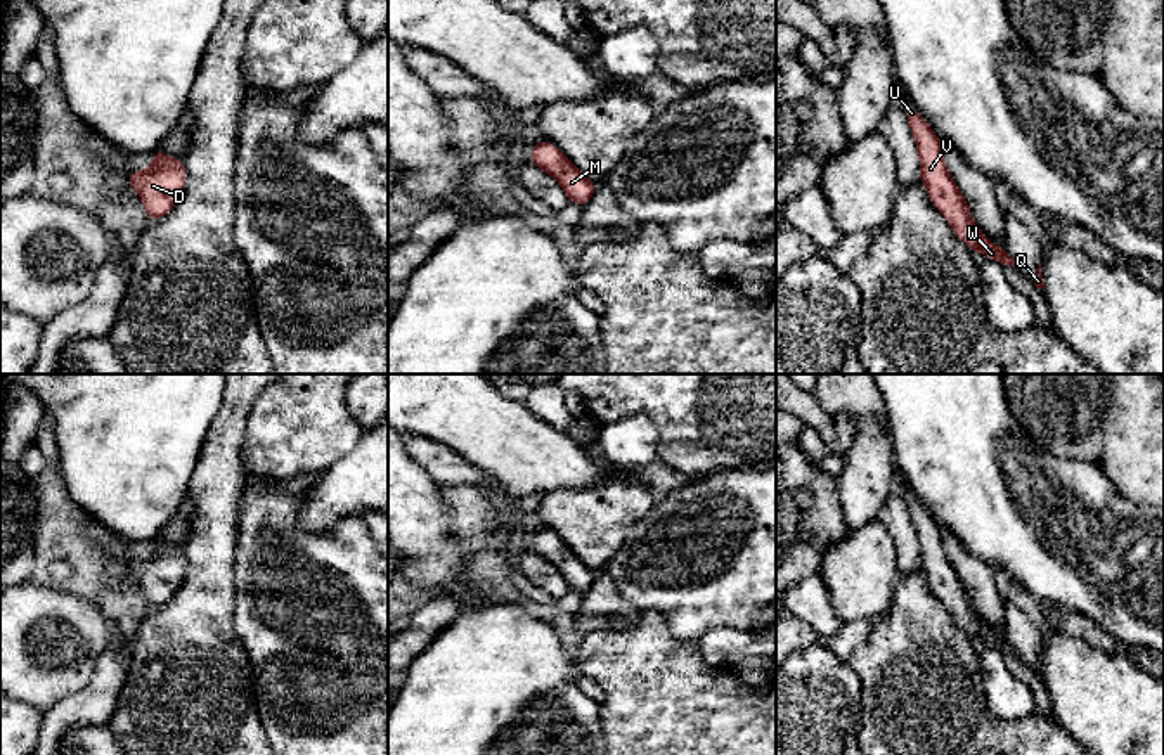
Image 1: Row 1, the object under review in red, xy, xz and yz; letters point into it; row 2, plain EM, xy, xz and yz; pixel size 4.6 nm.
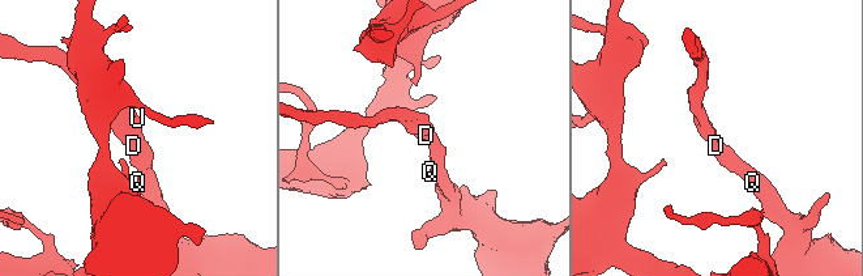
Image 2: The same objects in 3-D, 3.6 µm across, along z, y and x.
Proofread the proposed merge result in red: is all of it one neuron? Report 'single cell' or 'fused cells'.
fused cells

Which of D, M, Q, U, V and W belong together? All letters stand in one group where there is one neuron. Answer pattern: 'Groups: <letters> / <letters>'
Groups: D U V / M Q W

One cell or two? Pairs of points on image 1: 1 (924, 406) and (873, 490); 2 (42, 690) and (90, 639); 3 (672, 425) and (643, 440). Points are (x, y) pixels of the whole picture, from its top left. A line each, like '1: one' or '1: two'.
1: two
2: one
3: two

